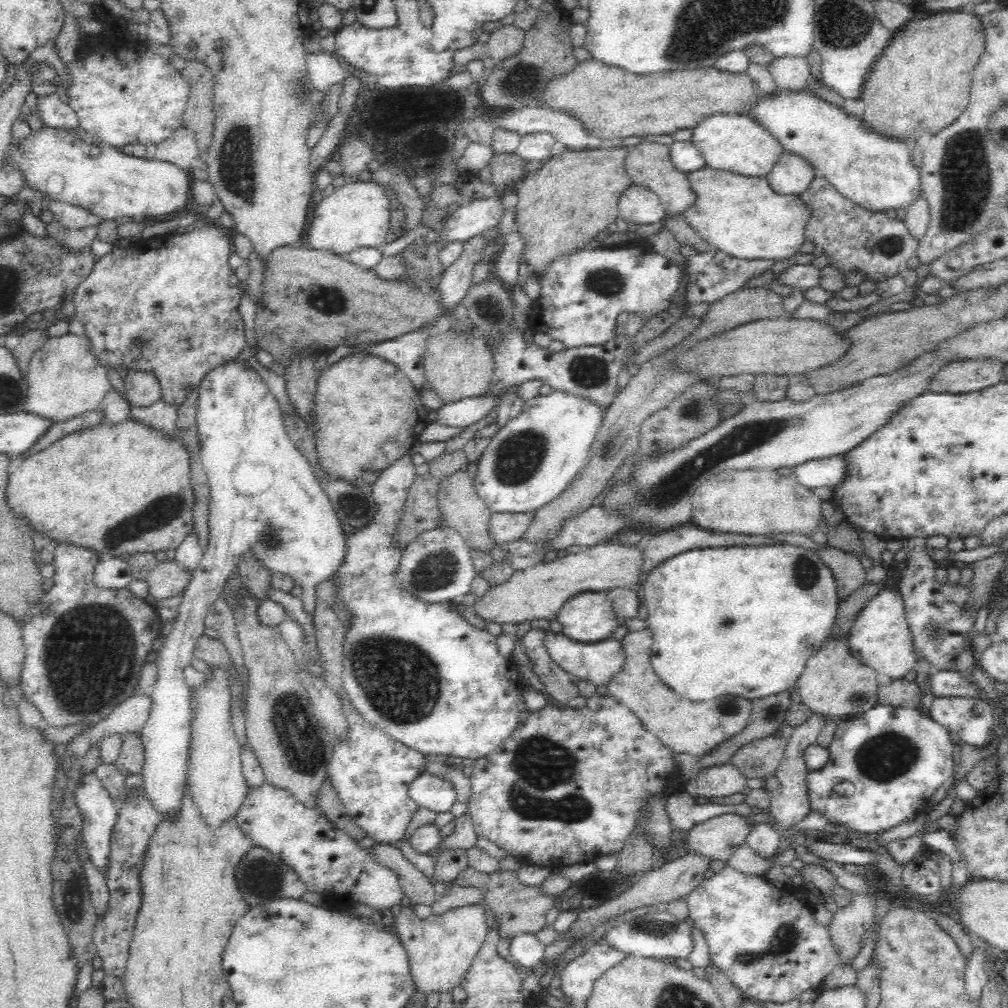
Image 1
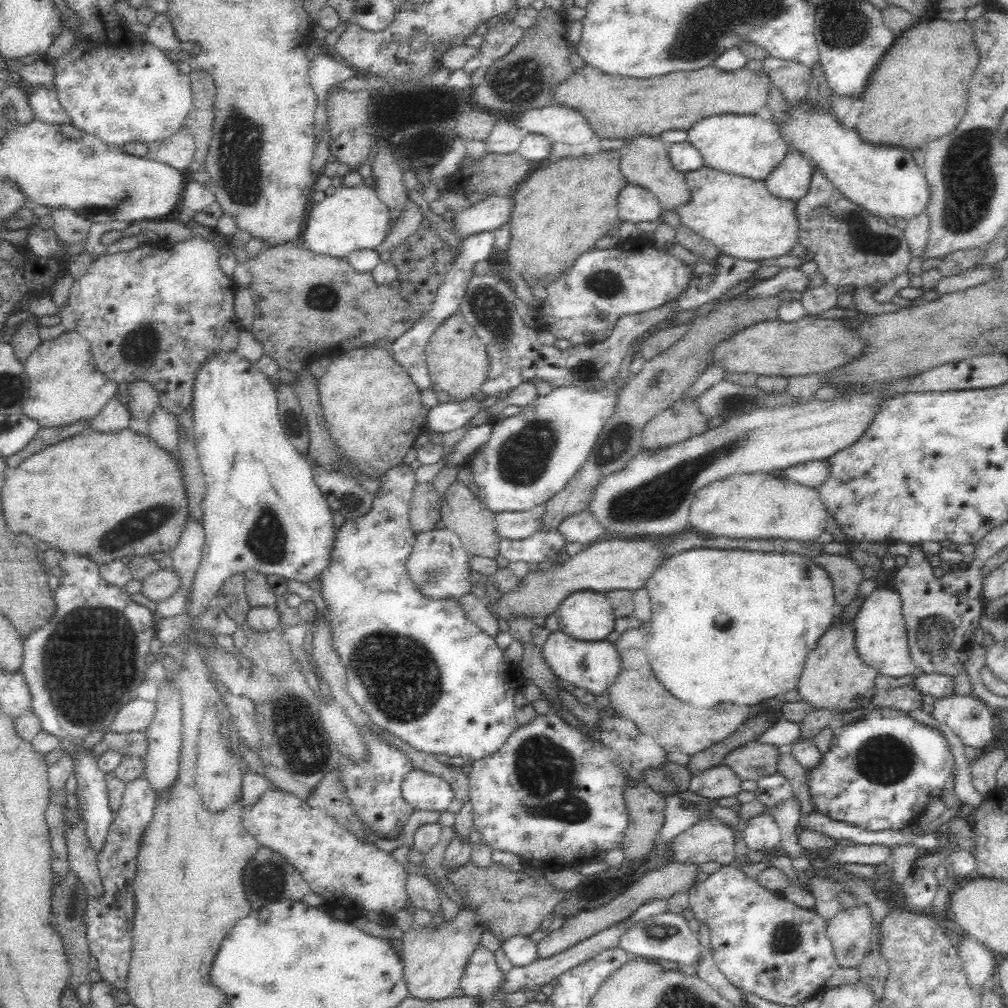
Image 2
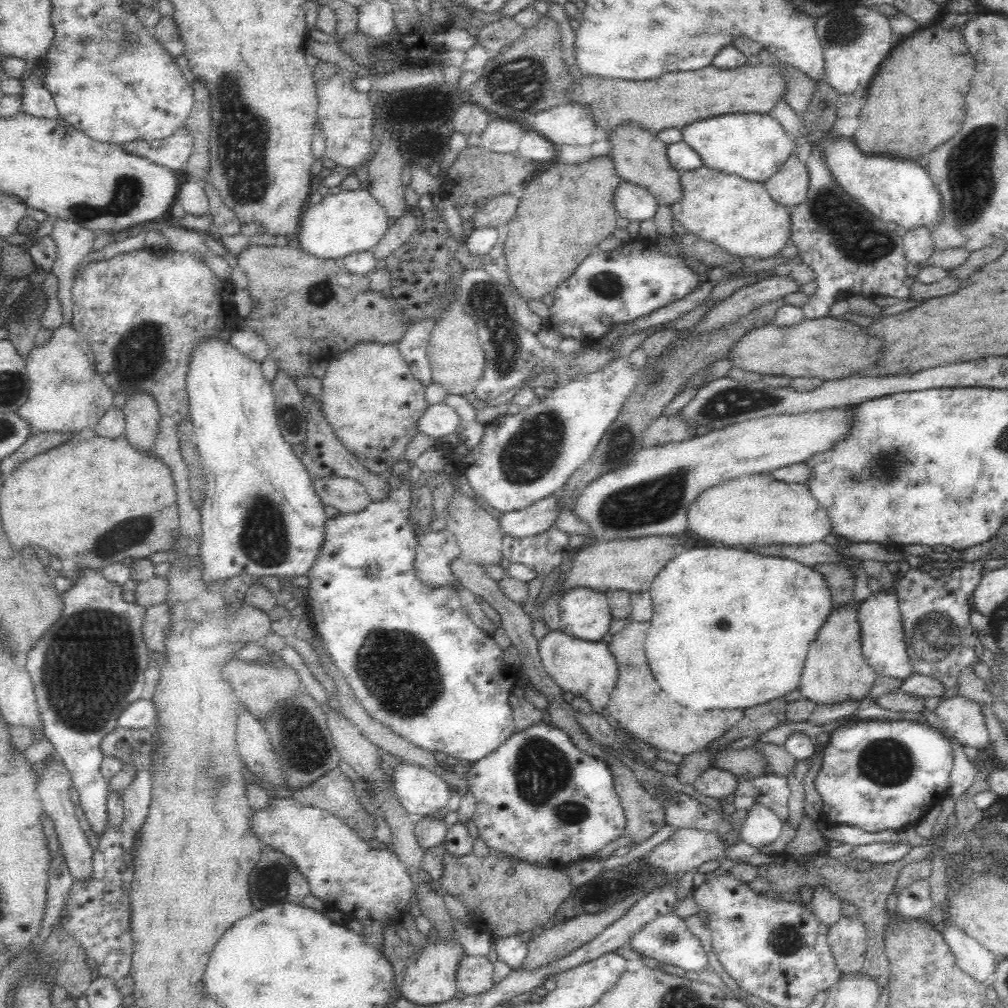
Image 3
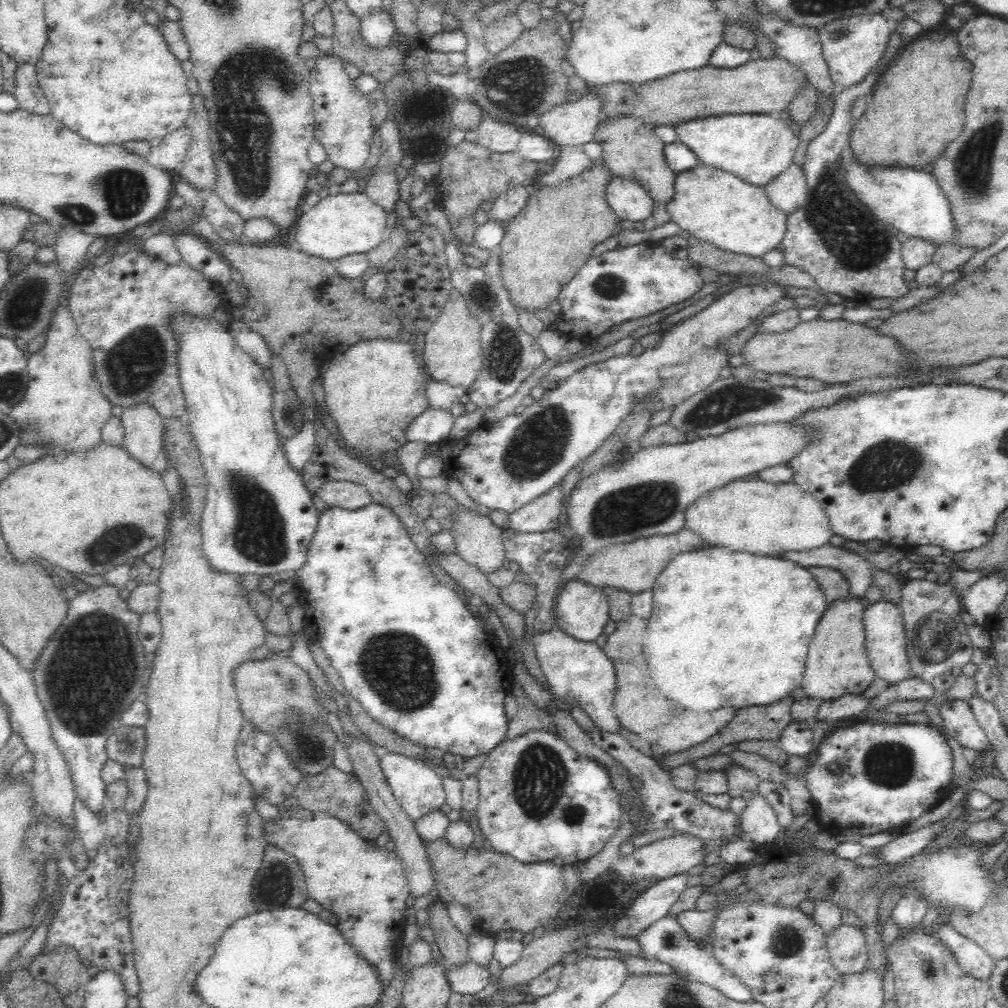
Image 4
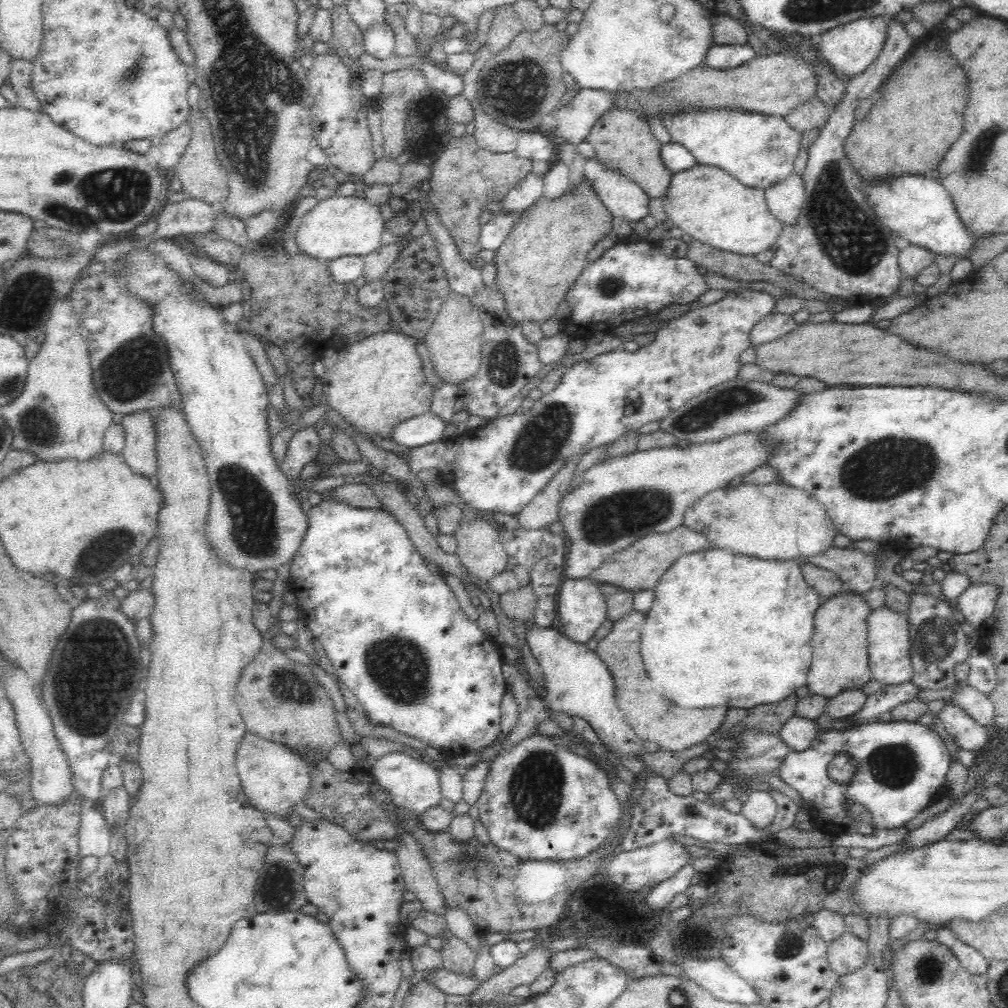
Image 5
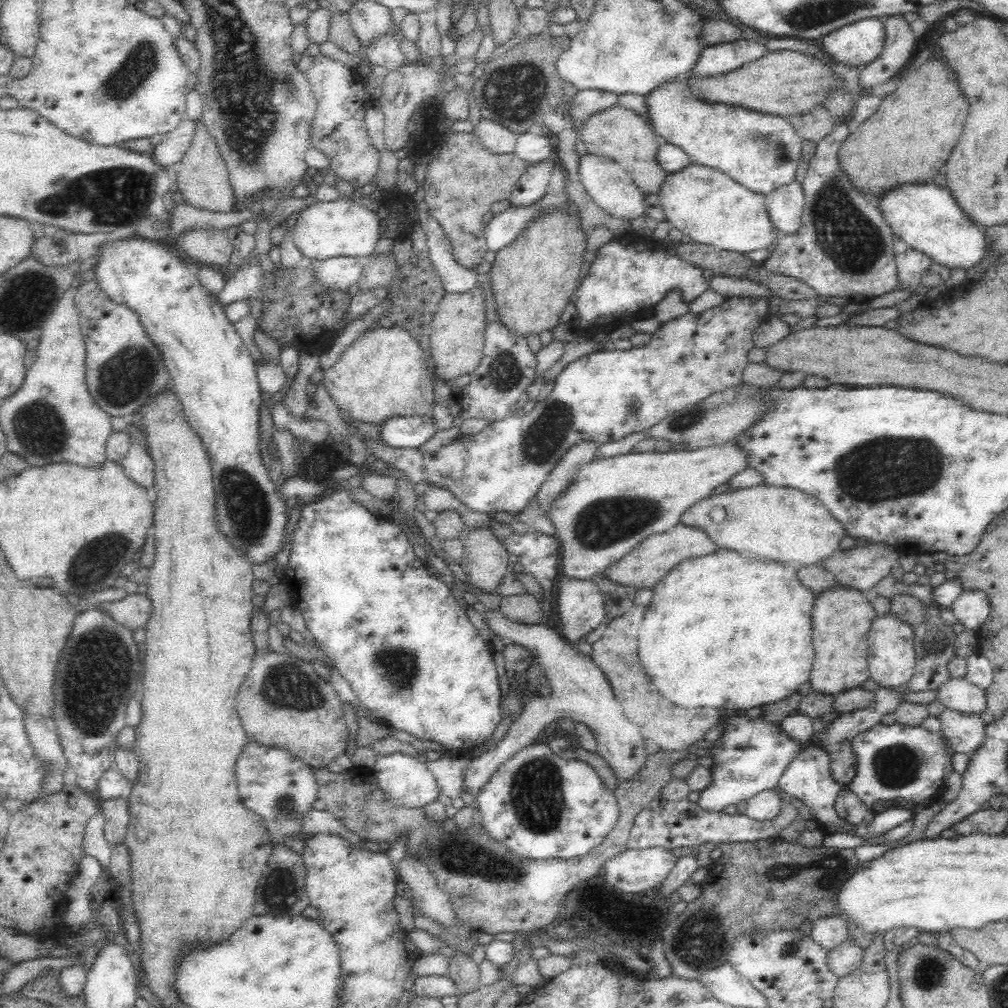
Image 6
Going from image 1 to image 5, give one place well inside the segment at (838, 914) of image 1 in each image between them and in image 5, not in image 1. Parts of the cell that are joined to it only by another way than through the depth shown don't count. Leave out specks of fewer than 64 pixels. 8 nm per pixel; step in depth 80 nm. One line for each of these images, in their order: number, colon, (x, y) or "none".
2: (850, 931)
3: (848, 941)
4: (847, 946)
5: (847, 953)

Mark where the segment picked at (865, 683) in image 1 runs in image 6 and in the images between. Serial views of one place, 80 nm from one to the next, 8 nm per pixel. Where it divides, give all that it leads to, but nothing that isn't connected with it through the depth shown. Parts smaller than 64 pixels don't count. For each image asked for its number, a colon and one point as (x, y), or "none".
2: (834, 676)
3: (836, 670)
4: (837, 664)
5: (840, 660)
6: (842, 616)

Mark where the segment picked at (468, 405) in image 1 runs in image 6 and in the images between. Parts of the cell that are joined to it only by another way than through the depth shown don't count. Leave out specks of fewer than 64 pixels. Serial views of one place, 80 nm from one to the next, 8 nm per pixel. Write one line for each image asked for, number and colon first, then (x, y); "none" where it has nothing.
2: (444, 417)
3: (438, 420)
4: (432, 426)
5: (416, 431)
6: (403, 432)

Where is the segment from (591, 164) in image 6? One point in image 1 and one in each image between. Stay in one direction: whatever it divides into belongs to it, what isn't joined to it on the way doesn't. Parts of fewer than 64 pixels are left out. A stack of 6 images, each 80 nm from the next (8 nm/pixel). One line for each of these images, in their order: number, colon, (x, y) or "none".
1: (638, 205)
2: (636, 205)
3: (632, 202)
4: (629, 201)
5: (622, 197)

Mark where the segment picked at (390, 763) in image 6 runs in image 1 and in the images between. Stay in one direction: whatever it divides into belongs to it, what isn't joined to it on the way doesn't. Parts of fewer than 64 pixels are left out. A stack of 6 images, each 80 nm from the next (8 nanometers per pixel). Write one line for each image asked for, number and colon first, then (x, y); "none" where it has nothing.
1: (429, 791)
2: (423, 790)
3: (421, 792)
4: (417, 788)
5: (413, 784)

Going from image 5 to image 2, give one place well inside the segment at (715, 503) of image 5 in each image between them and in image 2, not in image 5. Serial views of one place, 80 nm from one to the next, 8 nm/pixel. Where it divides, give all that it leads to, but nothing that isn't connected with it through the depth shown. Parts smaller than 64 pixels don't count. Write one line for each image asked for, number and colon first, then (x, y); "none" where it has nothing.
2: (758, 505)
3: (752, 510)
4: (770, 519)

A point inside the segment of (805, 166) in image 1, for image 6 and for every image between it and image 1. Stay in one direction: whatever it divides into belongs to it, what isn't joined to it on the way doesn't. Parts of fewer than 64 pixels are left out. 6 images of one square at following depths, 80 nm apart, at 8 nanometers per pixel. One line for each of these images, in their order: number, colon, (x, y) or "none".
2: (791, 179)
3: (788, 187)
4: (787, 193)
5: (785, 200)
6: (784, 206)

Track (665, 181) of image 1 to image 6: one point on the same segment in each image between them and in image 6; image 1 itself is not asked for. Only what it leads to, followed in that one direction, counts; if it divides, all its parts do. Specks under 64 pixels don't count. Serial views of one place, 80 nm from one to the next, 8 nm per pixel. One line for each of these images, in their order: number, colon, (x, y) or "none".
2: (644, 160)
3: (639, 157)
4: (630, 149)
5: (621, 139)
6: (621, 134)

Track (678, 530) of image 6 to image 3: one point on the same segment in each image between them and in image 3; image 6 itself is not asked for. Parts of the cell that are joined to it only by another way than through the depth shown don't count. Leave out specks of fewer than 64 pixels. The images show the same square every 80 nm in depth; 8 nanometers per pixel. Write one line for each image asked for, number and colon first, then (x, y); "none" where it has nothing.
3: (629, 564)
4: (634, 566)
5: (640, 566)

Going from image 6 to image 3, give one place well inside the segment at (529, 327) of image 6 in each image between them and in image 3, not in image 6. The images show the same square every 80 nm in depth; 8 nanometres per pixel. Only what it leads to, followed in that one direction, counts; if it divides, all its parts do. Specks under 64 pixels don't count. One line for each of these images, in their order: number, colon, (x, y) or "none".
3: (566, 211)
4: (543, 248)
5: (543, 257)

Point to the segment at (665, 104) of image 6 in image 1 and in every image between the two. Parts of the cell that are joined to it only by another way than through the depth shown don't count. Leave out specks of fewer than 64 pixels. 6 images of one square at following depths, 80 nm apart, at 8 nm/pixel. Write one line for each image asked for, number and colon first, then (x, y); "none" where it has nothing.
1: (735, 142)
2: (745, 145)
3: (754, 146)
4: (757, 148)
5: (759, 151)

